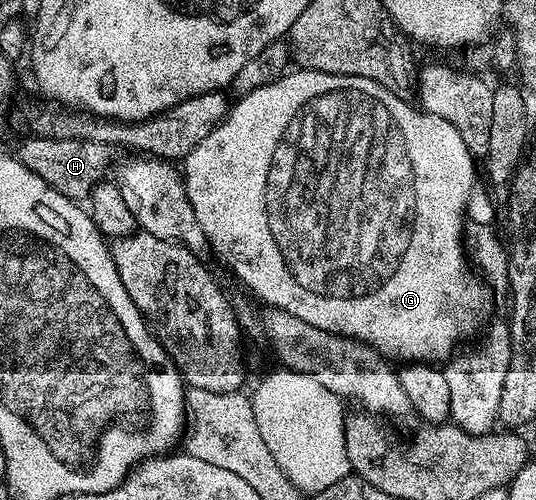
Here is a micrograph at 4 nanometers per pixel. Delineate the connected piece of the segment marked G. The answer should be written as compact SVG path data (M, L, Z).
M308 70L296 71L290 71L288 74L281 75L275 82L271 82L267 86L259 86L259 90L246 91L244 93L245 97L238 104L236 101L230 107L229 115L226 116L225 121L215 130L211 130L211 134L207 134L207 138L203 138L203 142L199 142L199 146L195 146L183 159L183 165L185 165L185 168L183 167L183 177L187 197L190 198L191 210L195 210L195 218L199 218L199 226L203 226L203 234L208 247L211 249L211 252L213 248L214 254L223 263L230 264L233 267L234 274L269 308L281 308L295 318L303 318L303 322L311 322L311 326L319 326L319 330L334 332L336 336L351 336L354 340L359 340L361 343L369 345L370 348L373 348L376 352L381 353L382 356L393 362L441 362L437 360L445 359L445 361L448 361L458 347L458 345L456 346L457 336L471 335L477 328L477 315L485 308L485 292L481 289L482 281L480 279L477 281L469 273L471 264L467 259L467 248L462 239L464 207L467 203L467 198L474 195L475 192L475 188L469 180L469 173L475 169L475 162L473 162L475 160L474 153L469 151L467 142L463 142L459 130L455 130L455 126L451 122L447 122L447 118L439 118L435 114L424 111L417 106L412 108L405 101L408 99L402 98L398 93L387 91L383 86L379 86L367 78L344 76L343 74L327 74L326 72L310 72Z

